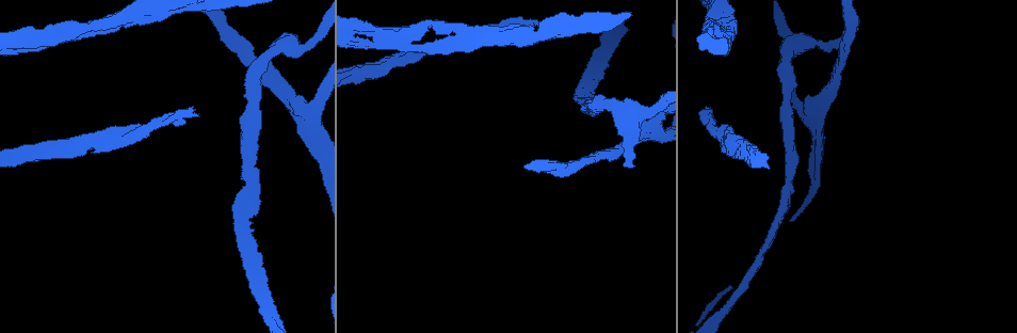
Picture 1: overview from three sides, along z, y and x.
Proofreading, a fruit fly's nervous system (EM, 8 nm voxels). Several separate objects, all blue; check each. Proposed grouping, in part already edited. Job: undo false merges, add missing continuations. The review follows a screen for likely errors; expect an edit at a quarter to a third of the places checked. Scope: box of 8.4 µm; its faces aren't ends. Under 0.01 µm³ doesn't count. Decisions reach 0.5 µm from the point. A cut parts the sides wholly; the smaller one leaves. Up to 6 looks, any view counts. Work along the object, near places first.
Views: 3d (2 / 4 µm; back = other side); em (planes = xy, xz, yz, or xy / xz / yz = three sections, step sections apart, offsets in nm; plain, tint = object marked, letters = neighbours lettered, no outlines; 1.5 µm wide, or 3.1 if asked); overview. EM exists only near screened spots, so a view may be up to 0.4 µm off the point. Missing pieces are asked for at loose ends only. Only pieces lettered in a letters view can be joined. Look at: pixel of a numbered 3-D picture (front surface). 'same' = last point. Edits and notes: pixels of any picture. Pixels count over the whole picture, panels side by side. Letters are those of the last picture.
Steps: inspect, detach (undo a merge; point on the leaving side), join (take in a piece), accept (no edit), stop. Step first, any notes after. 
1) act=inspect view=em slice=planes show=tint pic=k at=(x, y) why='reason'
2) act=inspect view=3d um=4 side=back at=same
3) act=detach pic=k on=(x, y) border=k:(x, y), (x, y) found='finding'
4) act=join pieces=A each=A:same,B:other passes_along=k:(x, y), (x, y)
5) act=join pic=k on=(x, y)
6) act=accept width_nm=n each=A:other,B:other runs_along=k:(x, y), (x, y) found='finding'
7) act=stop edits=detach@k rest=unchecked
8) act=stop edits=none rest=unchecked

act=inspect view=3d um=2 pic=1 at=(708, 42) why='sharp bend'

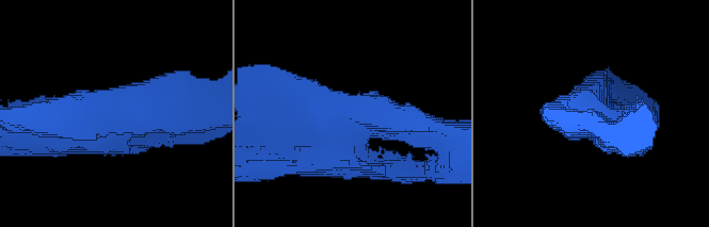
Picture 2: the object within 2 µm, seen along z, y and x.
act=inspect view=em slice=planes show=tint pic=2 at=(377, 119) why='need the tissue'

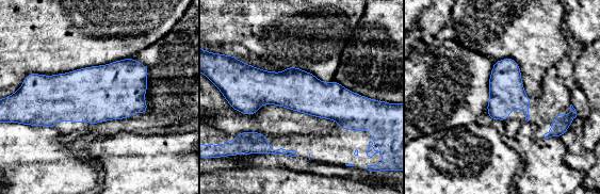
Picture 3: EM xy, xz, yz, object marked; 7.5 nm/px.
act=inspect view=em slice=planes show=letters at=same

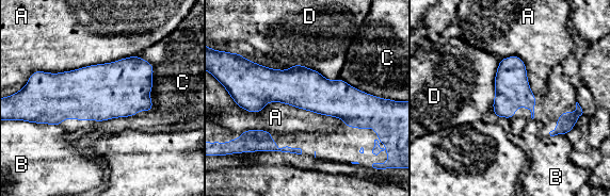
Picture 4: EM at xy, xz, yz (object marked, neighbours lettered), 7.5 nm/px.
act=accept each=A:other,B:other,C:other,D:other border=4:(234, 100), (344, 121) found='one neuron here'

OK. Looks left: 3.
act=inspect view=em slice=planes show=letters pic=1 at=(465, 37) why='side arm on a straight run'

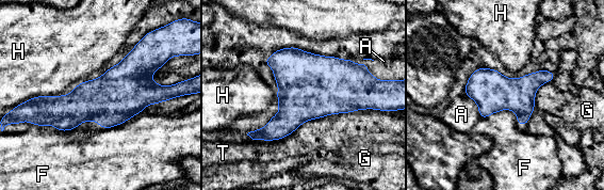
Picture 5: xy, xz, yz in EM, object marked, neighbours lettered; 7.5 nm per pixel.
act=accept each=A:other,F:other,G:other,H:other,T:other border=5:(88, 121), (67, 130), (33, 124) found='continuous, no second neuron'

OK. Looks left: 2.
act=inspect view=em slice=planes show=tint pic=1 at=(536, 24) why='an open end'

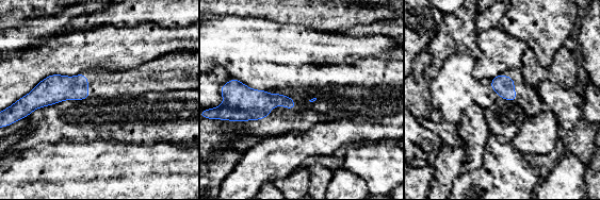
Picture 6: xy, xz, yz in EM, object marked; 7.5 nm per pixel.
act=inspect view=em slice=planes show=letters at=same

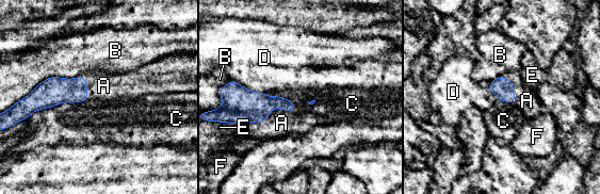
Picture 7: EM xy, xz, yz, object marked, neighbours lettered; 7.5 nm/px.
act=join pieces=A each=A:same,B:other,C:other,D:other,E:other,F:other found='the neuron continues'

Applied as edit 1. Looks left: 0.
act=stop edits=join@7 rest=unchecked

